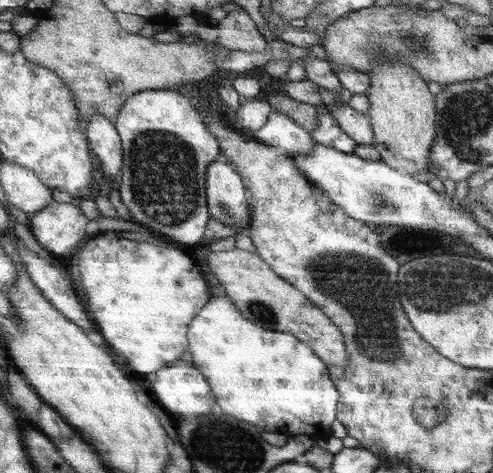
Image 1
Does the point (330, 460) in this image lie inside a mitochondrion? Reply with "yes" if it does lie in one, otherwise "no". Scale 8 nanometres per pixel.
no

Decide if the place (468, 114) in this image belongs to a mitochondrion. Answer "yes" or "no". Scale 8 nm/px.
yes

